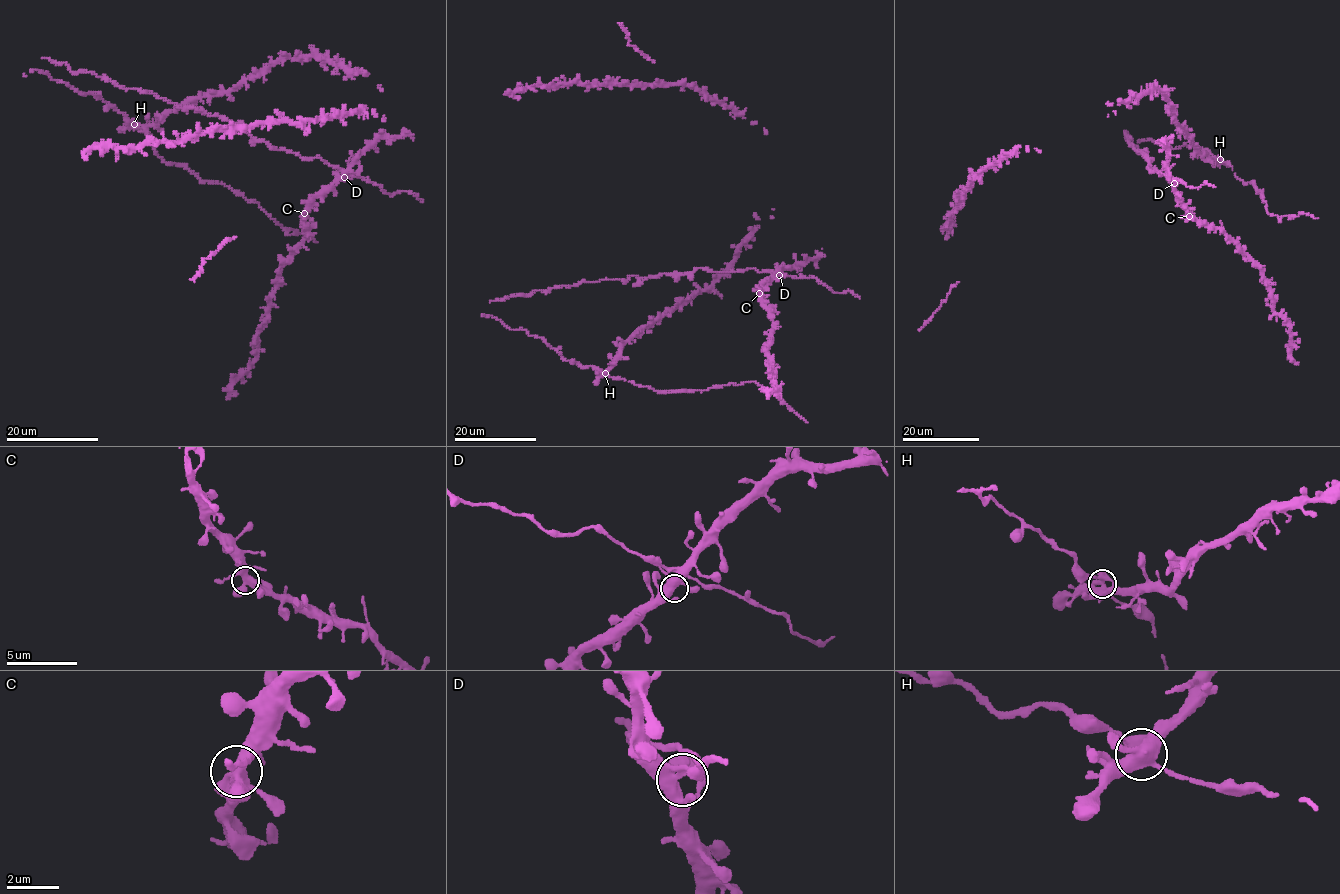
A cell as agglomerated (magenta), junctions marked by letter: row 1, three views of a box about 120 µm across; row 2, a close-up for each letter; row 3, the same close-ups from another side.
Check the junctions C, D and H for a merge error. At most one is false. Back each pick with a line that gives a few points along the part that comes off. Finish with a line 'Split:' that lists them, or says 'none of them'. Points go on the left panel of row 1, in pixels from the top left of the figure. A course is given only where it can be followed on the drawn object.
Split: none of them

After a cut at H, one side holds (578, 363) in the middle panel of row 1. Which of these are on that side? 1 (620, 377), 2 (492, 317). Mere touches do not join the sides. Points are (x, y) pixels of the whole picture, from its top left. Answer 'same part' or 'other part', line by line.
1: same part
2: same part

